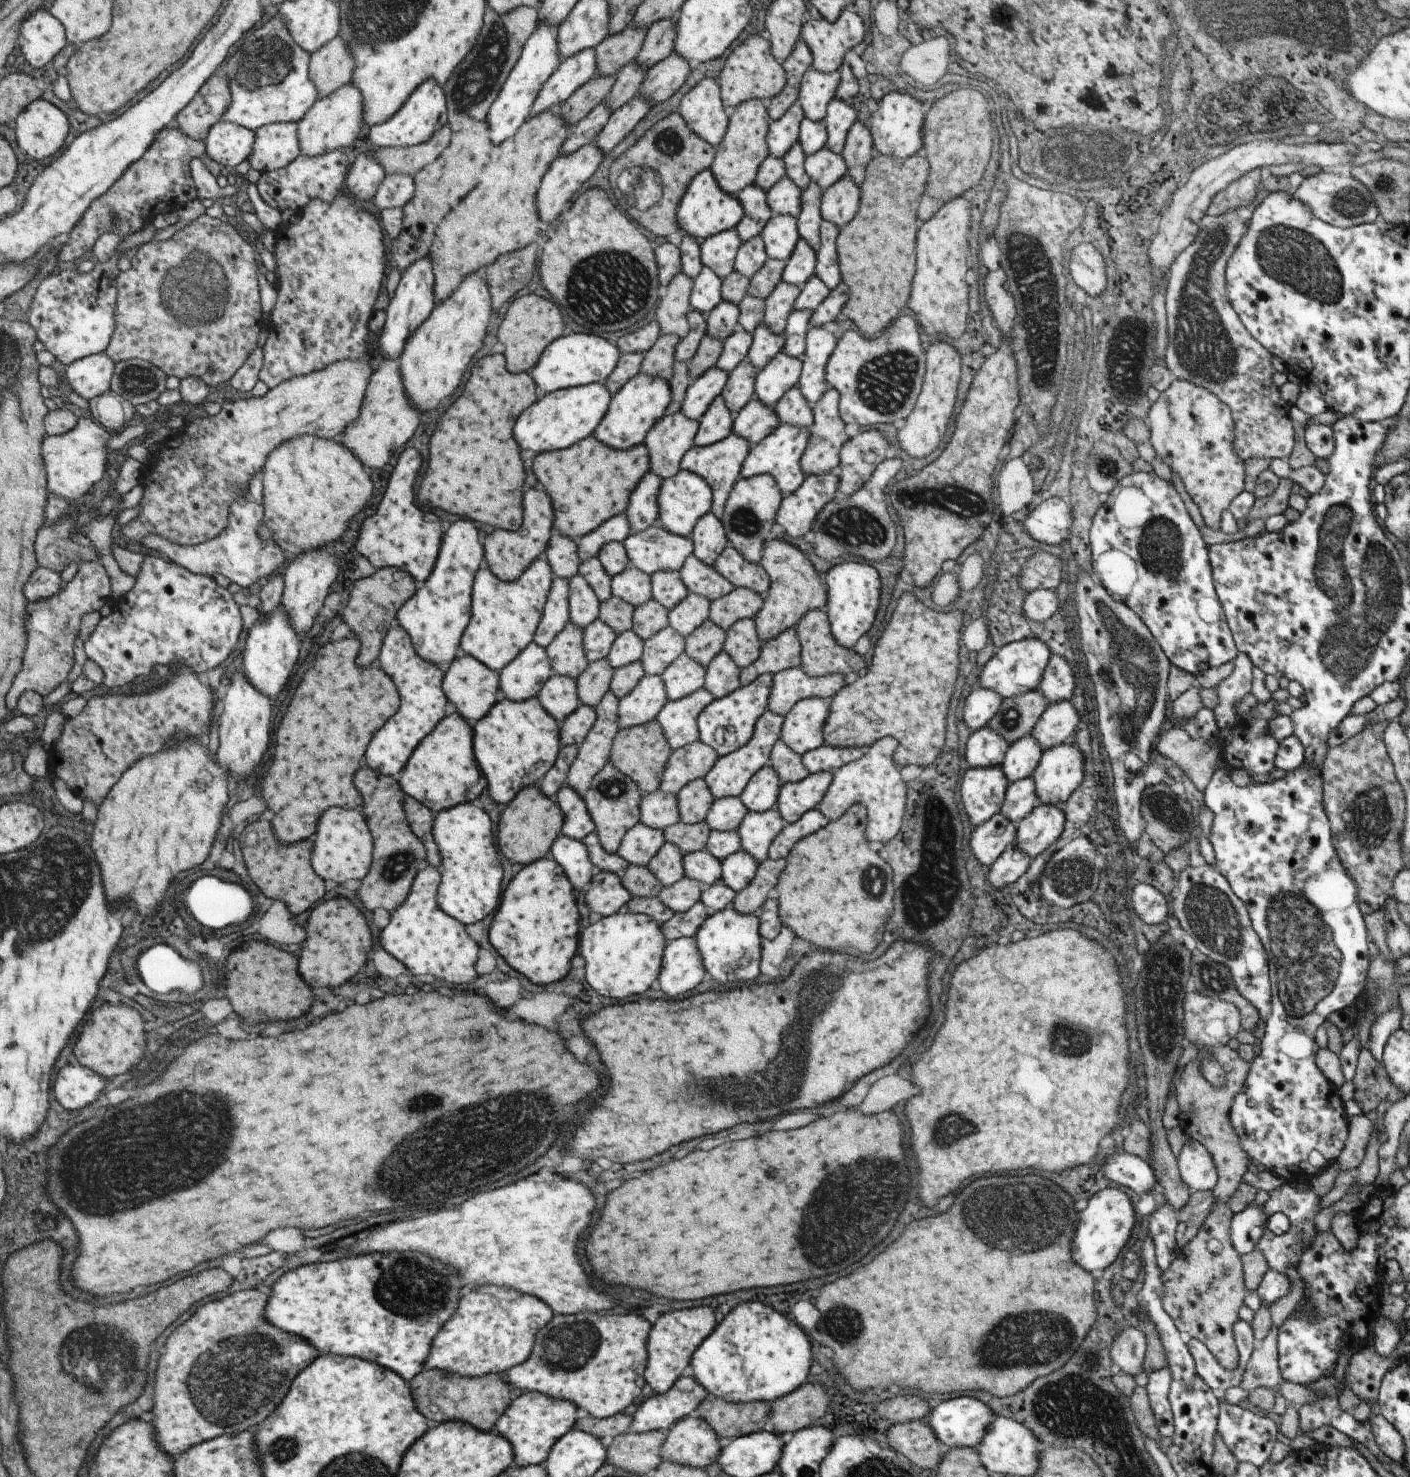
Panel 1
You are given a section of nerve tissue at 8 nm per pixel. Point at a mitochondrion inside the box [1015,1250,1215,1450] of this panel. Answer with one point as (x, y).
(1068, 1380)

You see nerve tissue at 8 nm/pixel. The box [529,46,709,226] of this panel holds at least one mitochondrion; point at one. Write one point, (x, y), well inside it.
(639, 176)

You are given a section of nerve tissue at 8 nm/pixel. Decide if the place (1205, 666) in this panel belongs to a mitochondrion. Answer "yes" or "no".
no

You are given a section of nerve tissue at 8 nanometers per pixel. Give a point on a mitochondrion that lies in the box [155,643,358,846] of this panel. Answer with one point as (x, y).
(186, 697)

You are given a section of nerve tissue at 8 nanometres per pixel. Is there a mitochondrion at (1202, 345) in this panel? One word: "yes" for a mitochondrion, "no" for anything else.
yes

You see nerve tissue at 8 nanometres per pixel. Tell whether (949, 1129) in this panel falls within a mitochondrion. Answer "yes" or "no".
yes

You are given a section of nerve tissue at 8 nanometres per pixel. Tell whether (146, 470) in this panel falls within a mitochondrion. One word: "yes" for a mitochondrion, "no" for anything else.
no

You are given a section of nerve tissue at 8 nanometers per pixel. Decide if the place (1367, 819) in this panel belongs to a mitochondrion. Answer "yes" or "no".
yes

